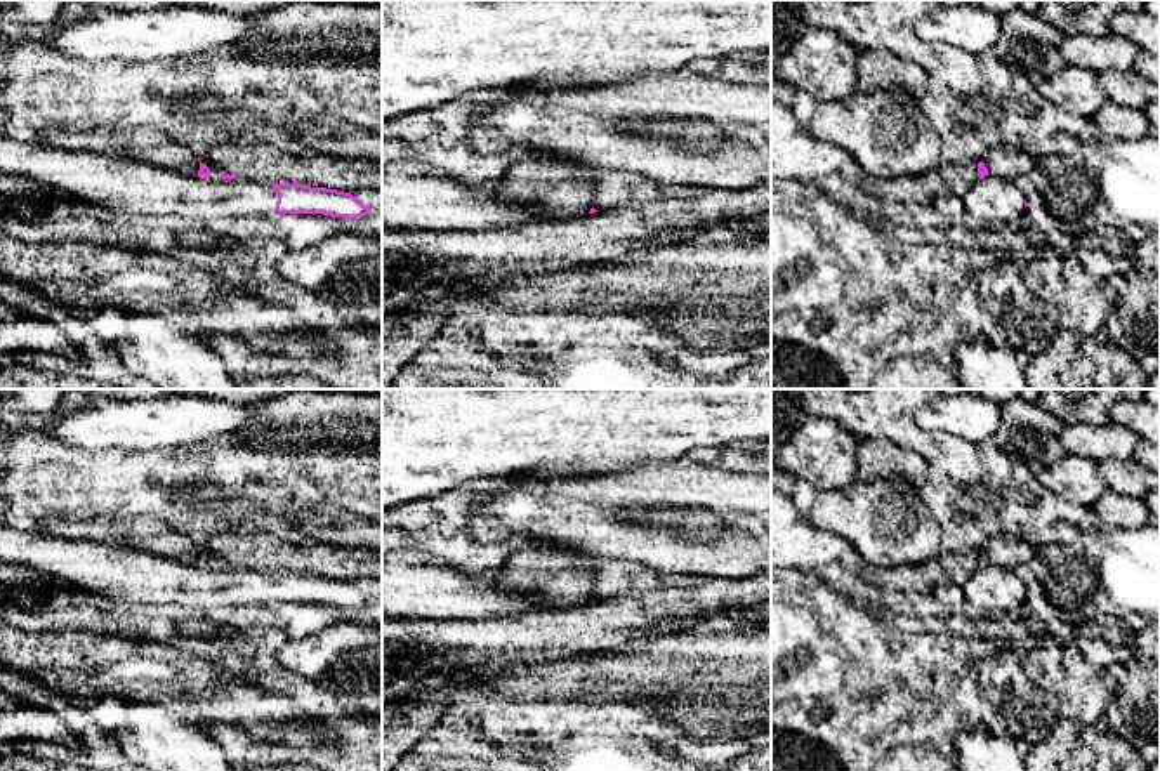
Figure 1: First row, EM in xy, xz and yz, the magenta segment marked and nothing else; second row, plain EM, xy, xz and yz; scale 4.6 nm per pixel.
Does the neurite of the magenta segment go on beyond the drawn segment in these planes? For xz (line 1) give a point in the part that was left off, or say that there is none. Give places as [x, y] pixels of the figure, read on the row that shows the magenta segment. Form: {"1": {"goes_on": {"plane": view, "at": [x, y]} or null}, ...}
{"1": {"goes_on": null}}

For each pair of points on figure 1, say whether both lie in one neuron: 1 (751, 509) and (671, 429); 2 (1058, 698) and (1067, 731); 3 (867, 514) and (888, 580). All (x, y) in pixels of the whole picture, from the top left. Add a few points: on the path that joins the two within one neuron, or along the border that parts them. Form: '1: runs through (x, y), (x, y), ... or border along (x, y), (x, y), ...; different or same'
1: border along (686, 454), (646, 464); different
2: border along (1101, 721), (1060, 719), (1053, 726); different
3: border along (863, 561), (874, 566), (912, 566), (924, 563); different

